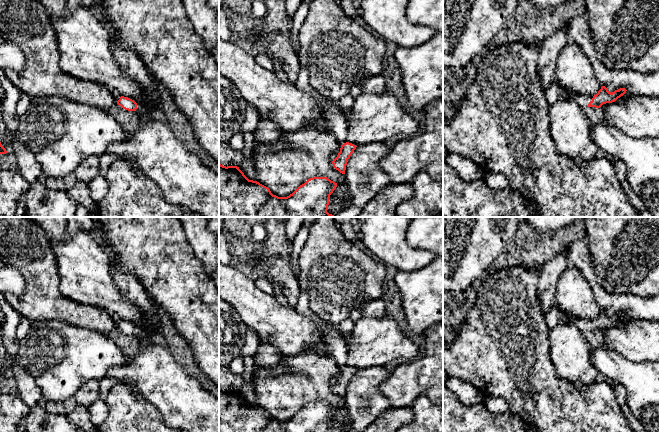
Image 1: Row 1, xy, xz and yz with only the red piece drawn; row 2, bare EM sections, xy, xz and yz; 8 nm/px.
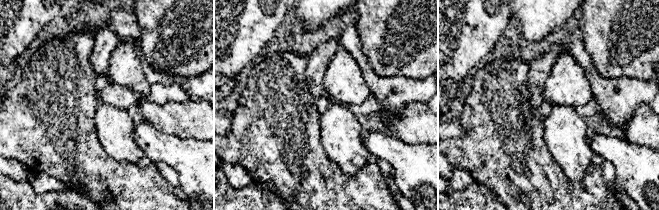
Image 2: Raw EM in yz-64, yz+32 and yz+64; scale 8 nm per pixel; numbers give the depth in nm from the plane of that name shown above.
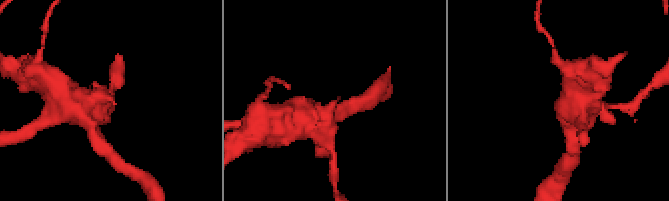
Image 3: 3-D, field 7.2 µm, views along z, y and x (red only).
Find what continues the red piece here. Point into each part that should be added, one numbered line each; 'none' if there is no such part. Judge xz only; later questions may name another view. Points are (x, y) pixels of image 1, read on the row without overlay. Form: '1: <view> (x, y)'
1: xz (335, 345)

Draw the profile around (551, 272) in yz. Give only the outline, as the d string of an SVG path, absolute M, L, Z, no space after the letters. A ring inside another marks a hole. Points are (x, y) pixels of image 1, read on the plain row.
M558 254L542 266L537 290L538 299L545 315L553 306L559 280L566 271L568 264L567 255Z

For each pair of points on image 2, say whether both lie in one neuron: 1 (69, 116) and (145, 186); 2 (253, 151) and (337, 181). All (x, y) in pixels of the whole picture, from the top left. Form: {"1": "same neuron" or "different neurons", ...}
{"1": "same neuron", "2": "same neuron"}

